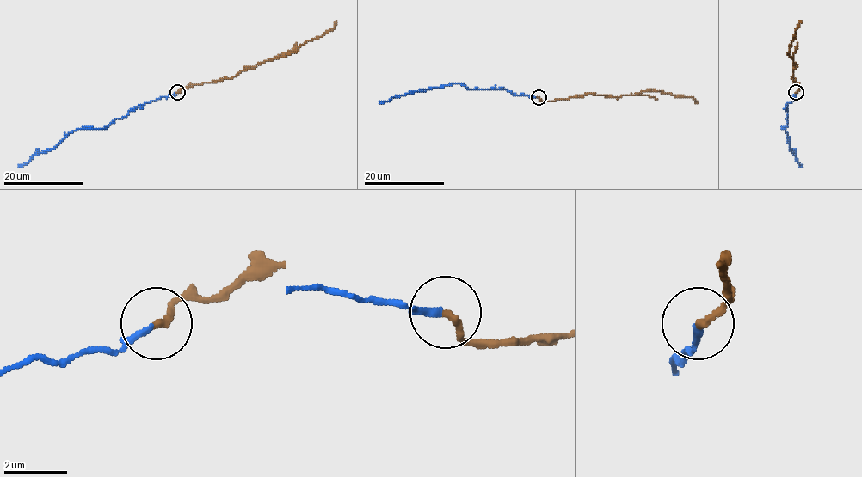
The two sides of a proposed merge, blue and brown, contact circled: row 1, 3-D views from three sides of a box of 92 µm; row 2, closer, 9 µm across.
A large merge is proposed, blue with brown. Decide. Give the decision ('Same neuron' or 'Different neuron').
Different neuron

